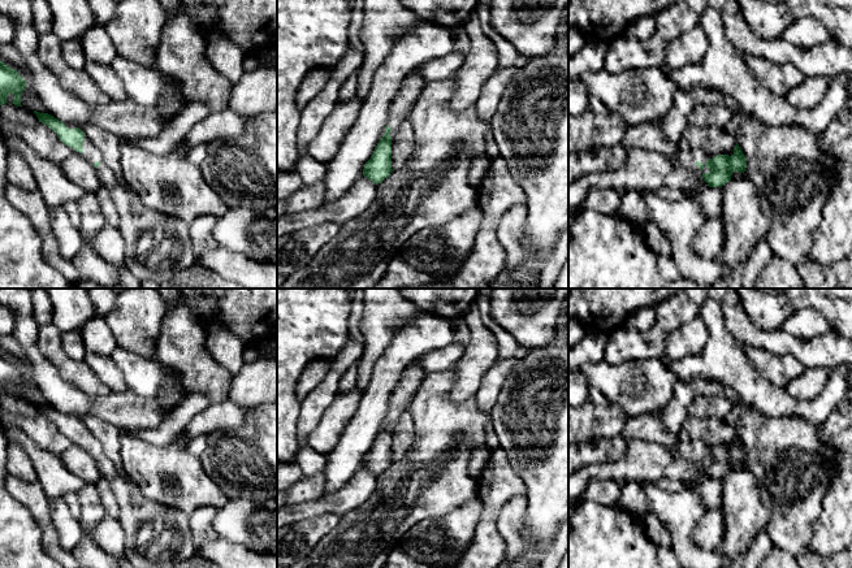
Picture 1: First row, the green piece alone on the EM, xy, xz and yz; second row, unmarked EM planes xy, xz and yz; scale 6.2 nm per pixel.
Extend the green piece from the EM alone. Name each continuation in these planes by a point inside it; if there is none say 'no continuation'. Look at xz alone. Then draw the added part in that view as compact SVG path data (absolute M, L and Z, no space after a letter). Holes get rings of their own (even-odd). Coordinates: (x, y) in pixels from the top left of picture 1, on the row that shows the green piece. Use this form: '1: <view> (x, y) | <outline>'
1: xz (401, 109) | M416 69L405 78L388 117L388 126L392 129L390 136L393 136L403 121L410 120L414 105L424 87L424 78Z

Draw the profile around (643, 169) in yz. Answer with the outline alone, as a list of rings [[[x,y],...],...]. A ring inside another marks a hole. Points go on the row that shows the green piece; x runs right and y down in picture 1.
[[[632,148],[618,170],[583,174],[568,185],[568,214],[578,214],[593,187],[637,191],[669,187],[687,191],[709,186],[692,170],[678,165],[659,152]]]

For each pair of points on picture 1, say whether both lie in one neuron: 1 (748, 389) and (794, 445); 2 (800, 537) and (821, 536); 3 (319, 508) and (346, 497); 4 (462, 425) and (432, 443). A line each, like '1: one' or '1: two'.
1: two
2: two
3: one
4: one

